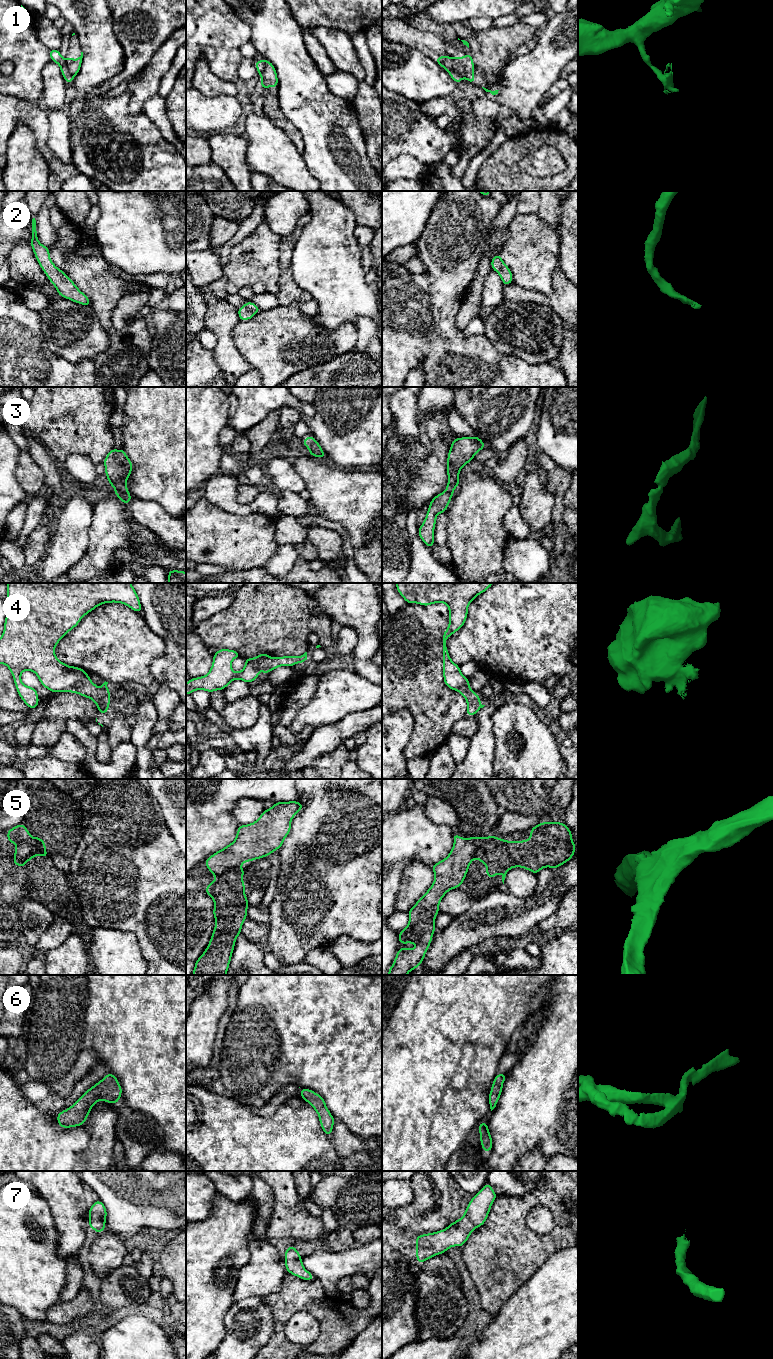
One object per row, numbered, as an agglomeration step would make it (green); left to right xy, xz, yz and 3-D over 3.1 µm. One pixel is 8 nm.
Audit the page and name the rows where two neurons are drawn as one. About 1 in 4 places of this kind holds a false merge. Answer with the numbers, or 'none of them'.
1, 5

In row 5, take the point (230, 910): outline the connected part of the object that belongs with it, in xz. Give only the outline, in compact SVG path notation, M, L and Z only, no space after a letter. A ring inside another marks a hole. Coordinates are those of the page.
M237 867L233 871L228 871L225 875L218 876L218 881L214 886L205 888L205 893L215 903L213 908L215 927L208 946L195 961L192 975L227 975L235 942L241 934L242 925L247 919L247 908L250 906L245 894L245 882L242 879L244 874L245 870Z

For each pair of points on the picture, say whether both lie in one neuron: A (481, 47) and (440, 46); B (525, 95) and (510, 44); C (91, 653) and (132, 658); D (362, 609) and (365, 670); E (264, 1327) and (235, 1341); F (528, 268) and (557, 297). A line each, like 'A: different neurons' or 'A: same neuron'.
A: same neuron
B: different neurons
C: same neuron
D: same neuron
E: same neuron
F: different neurons

